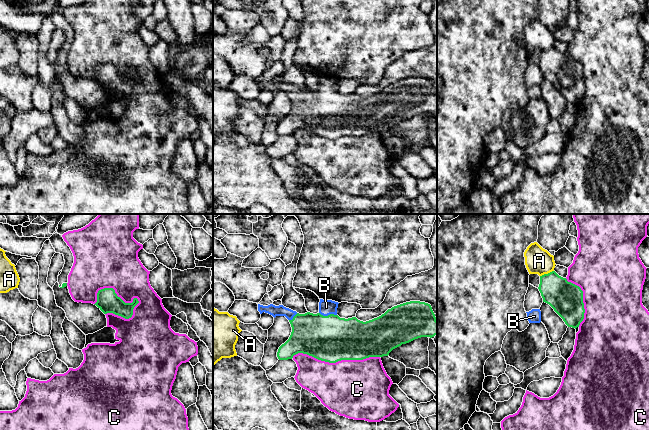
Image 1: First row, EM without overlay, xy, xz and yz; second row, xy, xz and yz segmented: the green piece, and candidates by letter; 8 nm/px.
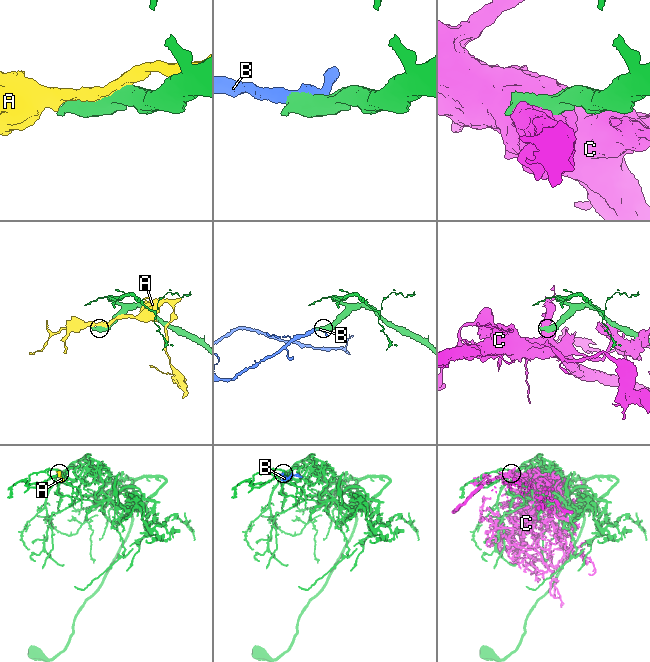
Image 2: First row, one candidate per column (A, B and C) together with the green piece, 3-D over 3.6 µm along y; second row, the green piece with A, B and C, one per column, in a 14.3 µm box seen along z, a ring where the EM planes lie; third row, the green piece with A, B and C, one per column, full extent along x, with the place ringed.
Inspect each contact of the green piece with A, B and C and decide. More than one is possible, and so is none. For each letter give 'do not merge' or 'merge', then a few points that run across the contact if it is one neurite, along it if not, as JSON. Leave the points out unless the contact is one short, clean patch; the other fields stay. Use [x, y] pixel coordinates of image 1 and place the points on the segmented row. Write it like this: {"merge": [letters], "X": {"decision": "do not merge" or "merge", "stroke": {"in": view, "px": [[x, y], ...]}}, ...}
{"merge": ["B"], "A": {"decision": "do not merge"}, "B": {"decision": "merge", "stroke": {"in": "xz", "px": [[330, 338], [328, 334], [328, 315], [326, 307]]}}, "C": {"decision": "do not merge"}}

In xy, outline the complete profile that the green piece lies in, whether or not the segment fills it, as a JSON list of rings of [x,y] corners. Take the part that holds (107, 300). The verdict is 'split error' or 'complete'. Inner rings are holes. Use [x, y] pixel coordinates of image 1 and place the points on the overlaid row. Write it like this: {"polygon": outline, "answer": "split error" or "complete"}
{"polygon": [[[104,288],[97,293],[96,305],[104,314],[113,313],[125,319],[129,319],[133,315],[134,307],[139,303],[137,298],[132,303],[125,303],[117,296],[113,288]]], "answer": "complete"}

